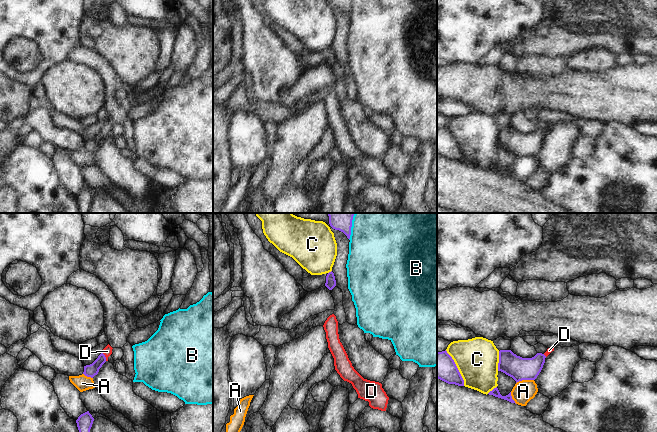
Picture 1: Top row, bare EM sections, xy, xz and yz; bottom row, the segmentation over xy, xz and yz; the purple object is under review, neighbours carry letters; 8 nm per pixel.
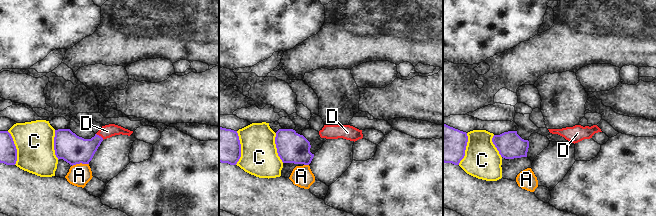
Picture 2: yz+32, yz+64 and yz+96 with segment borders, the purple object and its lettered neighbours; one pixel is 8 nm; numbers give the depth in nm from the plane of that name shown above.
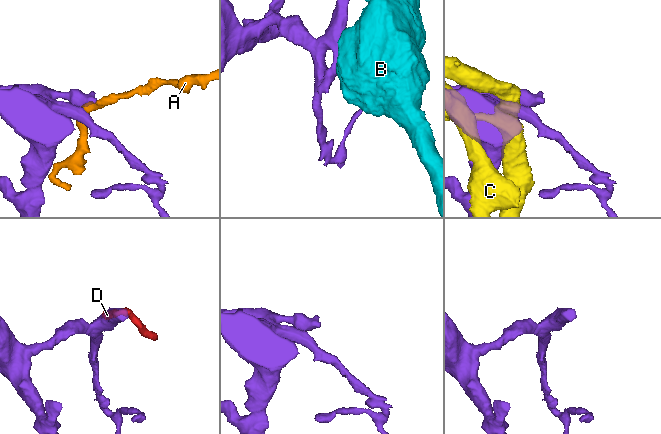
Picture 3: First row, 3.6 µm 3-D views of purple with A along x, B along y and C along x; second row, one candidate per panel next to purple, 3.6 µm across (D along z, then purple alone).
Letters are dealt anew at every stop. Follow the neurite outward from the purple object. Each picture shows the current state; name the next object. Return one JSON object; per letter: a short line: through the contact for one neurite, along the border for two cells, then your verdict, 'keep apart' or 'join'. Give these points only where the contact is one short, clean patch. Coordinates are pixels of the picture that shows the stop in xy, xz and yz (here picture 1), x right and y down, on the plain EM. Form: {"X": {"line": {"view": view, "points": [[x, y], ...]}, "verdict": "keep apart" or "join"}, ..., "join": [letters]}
{"A": {"line": {"view": "yz", "points": [[533, 155], [522, 155], [516, 159]]}, "verdict": "keep apart"}, "B": {"verdict": "keep apart"}, "C": {"verdict": "keep apart"}, "D": {"line": {"view": "xy", "points": [[91, 146], [104, 132], [107, 127]]}, "verdict": "join"}, "join": ["D"]}

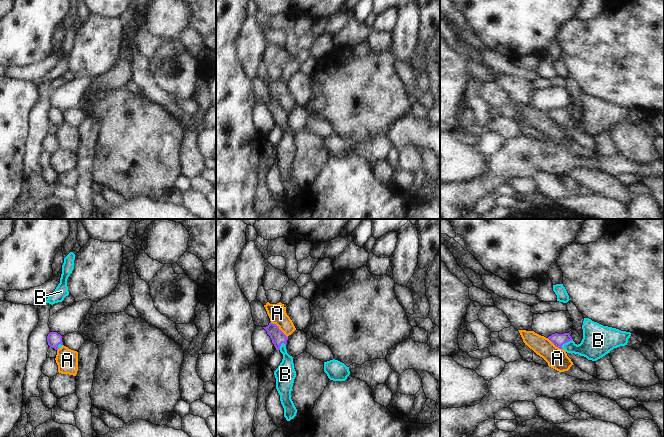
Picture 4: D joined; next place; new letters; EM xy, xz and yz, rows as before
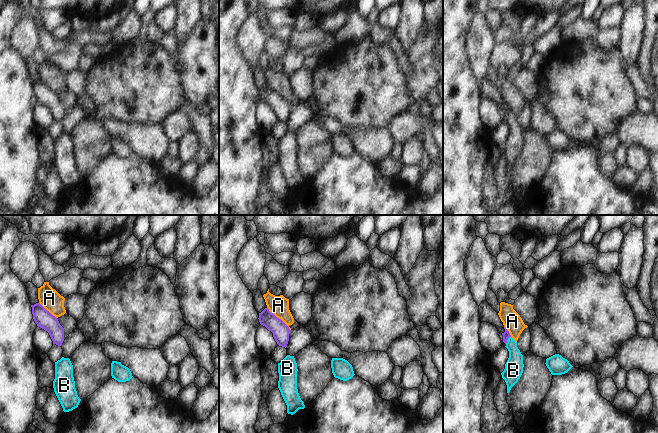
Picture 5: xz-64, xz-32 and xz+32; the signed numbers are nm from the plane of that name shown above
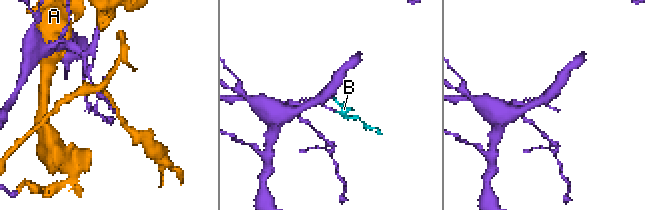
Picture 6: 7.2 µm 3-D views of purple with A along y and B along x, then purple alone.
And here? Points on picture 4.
{"A": {"verdict": "keep apart"}, "B": {"line": {"view": "yz", "points": [[558, 116], [566, 118], [591, 123], [597, 117]]}, "verdict": "join"}, "join": ["B"]}

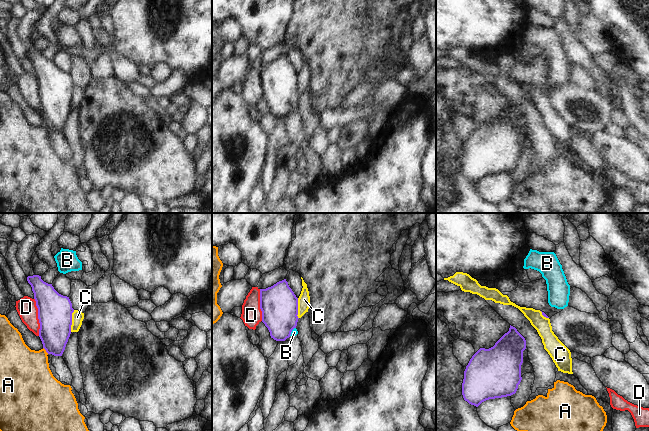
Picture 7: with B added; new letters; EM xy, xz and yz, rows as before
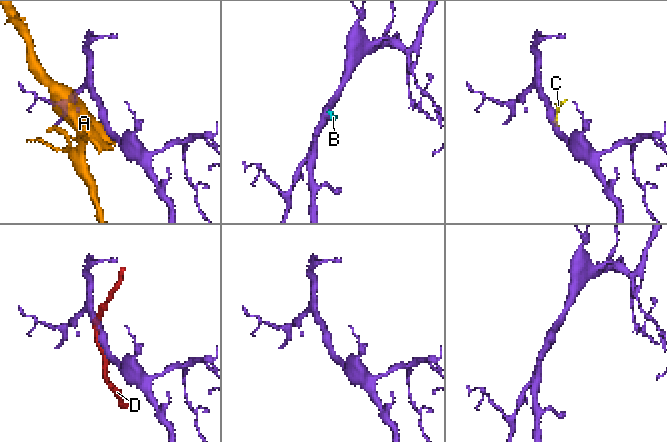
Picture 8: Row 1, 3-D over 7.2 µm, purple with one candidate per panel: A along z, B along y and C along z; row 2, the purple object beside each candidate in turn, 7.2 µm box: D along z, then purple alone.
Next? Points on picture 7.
{"A": {"line": {"view": "xy", "points": [[43, 123], [48, 129]]}, "verdict": "keep apart"}, "B": {"verdict": "join"}, "C": {"line": {"view": "xy", "points": [[74, 86], [70, 107]]}, "verdict": "keep apart"}, "D": {"verdict": "keep apart"}, "join": ["B"]}

